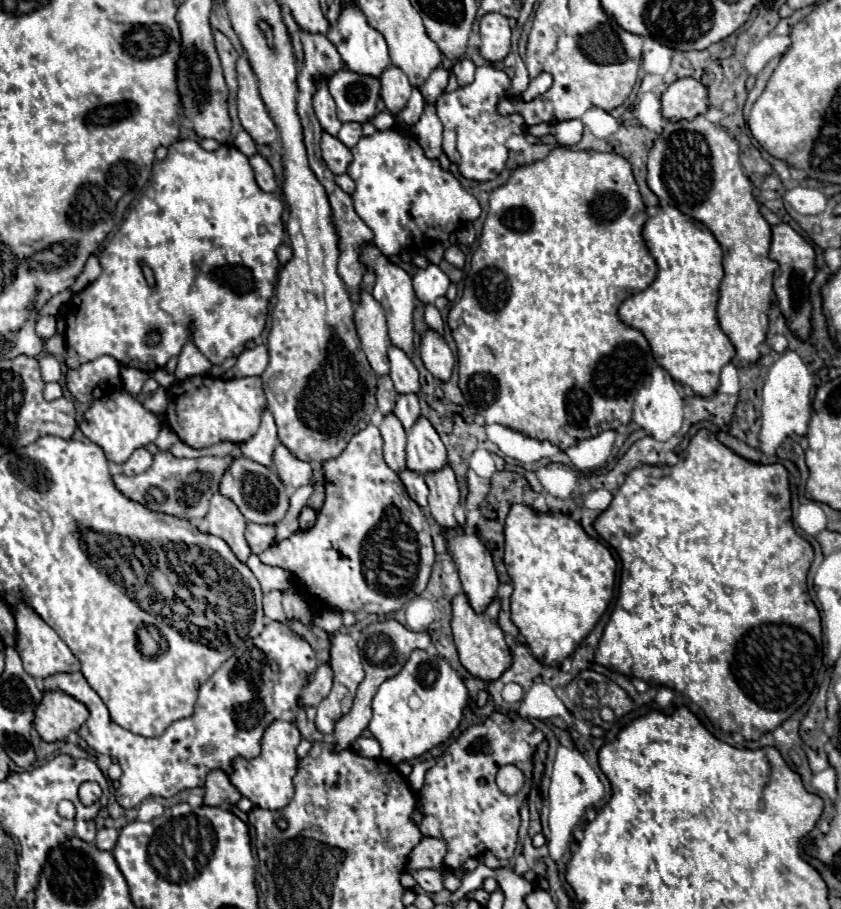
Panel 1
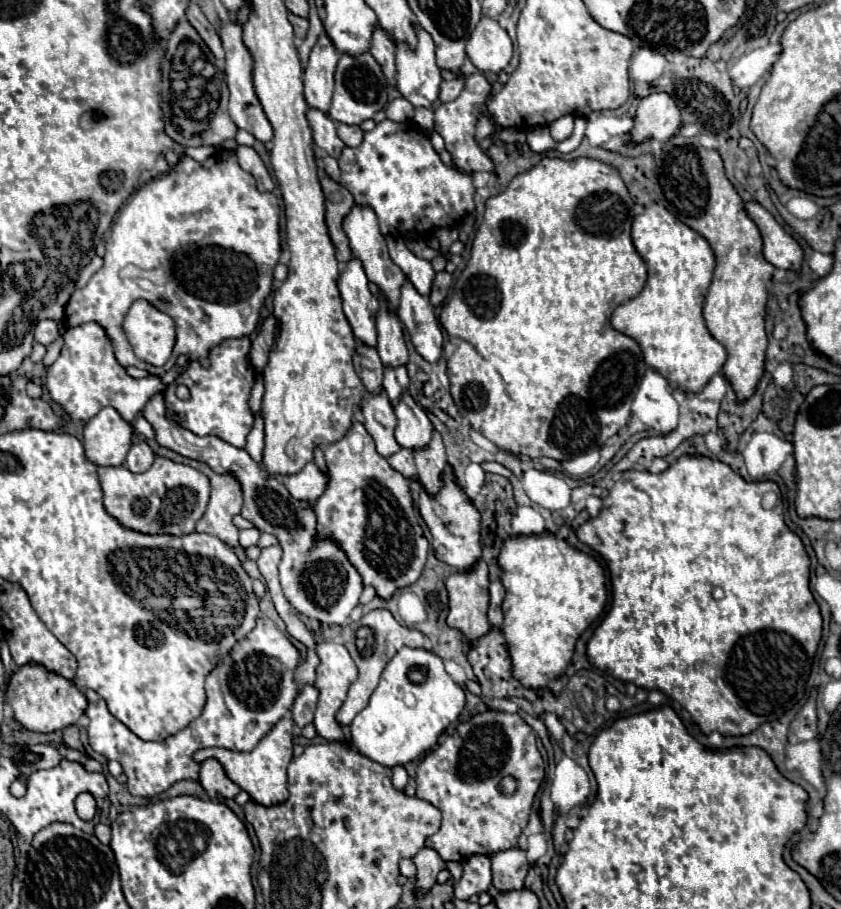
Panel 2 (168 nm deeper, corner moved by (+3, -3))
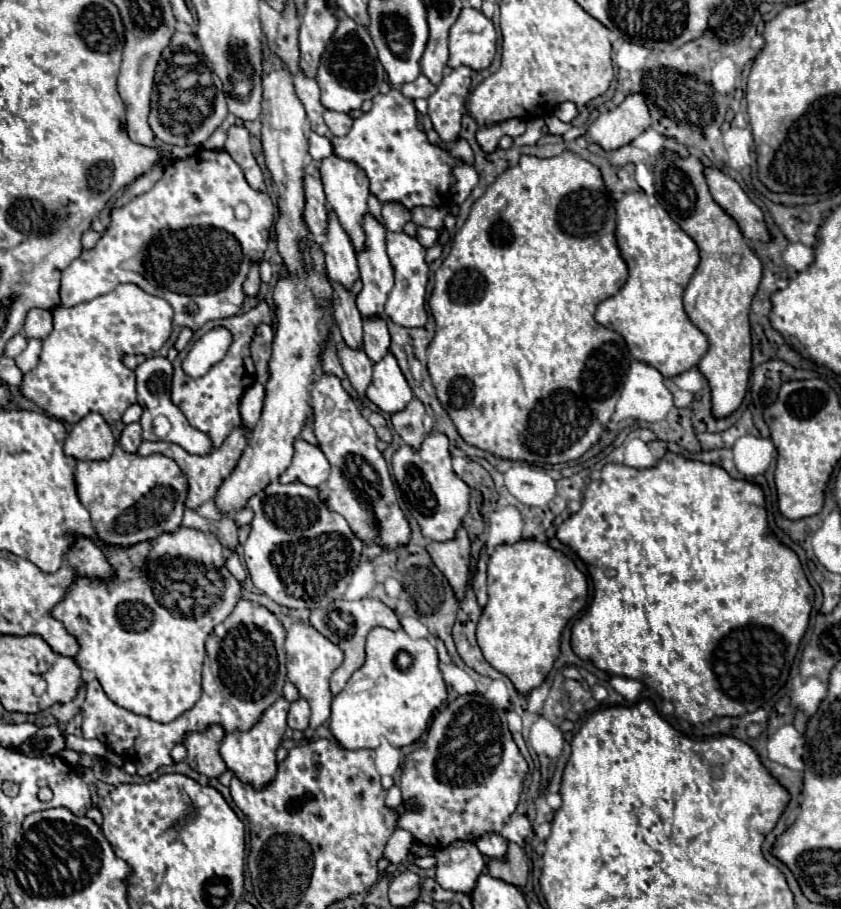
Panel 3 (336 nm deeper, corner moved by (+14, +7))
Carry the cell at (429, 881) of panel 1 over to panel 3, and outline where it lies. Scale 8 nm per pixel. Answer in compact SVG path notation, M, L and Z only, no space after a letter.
M396 829L390 837L390 841L386 843L384 849L384 859L390 861L392 865L402 865L408 859L410 853L410 845L414 843L414 837L410 833L406 833L404 829Z

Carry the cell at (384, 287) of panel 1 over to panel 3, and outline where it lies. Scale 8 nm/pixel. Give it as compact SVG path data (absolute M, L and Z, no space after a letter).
M330 155L322 161L320 175L322 175L324 193L326 193L326 201L328 201L330 209L336 213L342 229L350 235L350 241L352 241L354 249L362 249L362 241L366 241L366 233L362 233L362 213L368 211L366 201L368 201L368 195L370 195L366 173L360 167L356 167L354 163Z

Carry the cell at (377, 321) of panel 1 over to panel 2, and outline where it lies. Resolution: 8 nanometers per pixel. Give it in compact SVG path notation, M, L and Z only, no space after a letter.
M351 259L345 263L345 269L339 275L339 293L343 299L343 311L351 323L355 337L363 343L375 347L377 331L375 331L375 315L379 309L377 297L369 291L369 281L365 269L359 259Z

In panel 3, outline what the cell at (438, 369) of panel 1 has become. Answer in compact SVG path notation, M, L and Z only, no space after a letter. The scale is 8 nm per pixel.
M392 231L386 233L386 245L388 245L390 263L394 265L394 287L388 295L384 311L394 323L402 327L408 327L408 329L424 327L428 321L428 313L424 307L426 305L424 295L426 295L426 283L428 283L428 265L424 261L426 249L406 233L392 233Z

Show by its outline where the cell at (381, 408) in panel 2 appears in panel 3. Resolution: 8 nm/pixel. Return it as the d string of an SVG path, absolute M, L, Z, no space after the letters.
M336 339L336 349L342 361L342 367L352 383L352 387L356 389L358 397L364 399L366 397L366 385L370 385L370 373L372 373L372 361L368 359L368 355L364 353L364 349L348 349L344 345L344 341Z

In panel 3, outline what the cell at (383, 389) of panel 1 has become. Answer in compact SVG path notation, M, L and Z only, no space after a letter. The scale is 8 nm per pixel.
M332 283L332 287L336 293L332 305L340 335L346 341L346 345L350 345L350 349L358 349L358 345L362 345L362 317L356 309L354 295L350 295L342 285Z

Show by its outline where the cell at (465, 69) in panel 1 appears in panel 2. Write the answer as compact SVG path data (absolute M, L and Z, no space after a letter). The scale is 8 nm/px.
M459 77L459 79L453 79L453 81L443 81L441 87L439 87L439 101L449 103L449 101L457 99L463 83L465 83L465 77Z

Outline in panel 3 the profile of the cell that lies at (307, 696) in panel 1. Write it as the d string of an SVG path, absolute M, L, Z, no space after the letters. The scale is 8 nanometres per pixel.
M304 697L292 701L290 703L290 711L288 711L288 727L290 729L306 729L308 727L308 719L310 719L308 701Z

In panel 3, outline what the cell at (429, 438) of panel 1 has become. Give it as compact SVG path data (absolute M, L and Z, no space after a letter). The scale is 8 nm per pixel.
M386 355L380 363L374 365L372 383L366 389L366 397L384 413L394 415L414 399L412 389L408 387L394 355Z

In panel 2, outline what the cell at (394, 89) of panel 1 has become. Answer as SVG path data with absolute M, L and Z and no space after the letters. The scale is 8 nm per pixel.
M379 25L373 29L369 51L381 63L387 79L393 81L393 39Z

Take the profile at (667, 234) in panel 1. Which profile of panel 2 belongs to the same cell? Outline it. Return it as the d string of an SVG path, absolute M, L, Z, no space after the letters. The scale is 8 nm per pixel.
M659 203L647 205L645 211L633 219L631 235L633 235L633 245L635 245L637 253L647 263L647 283L637 297L619 305L613 311L611 325L619 333L635 339L643 351L645 363L651 369L665 375L665 379L673 387L687 391L687 393L699 393L707 385L707 381L721 371L721 367L727 359L725 347L707 331L705 321L703 321L703 313L701 313L707 289L709 289L711 279L713 279L715 255L713 255L709 243L697 231L693 231L691 227L681 223L675 215L671 215Z

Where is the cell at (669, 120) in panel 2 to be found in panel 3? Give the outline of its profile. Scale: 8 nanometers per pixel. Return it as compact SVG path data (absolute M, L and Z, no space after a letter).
M630 93L614 111L602 113L588 129L586 137L602 149L612 151L634 141L650 127L650 109L642 93Z

